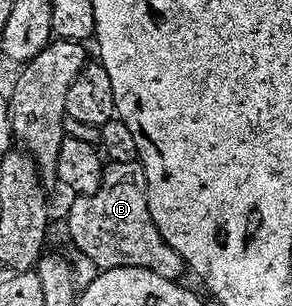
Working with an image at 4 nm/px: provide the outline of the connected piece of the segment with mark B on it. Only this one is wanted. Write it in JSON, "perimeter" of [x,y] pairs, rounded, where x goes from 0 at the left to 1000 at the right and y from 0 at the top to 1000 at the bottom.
{"perimeter":[[[370,526],[353,549],[346,614],[315,634],[260,634],[240,650],[243,676],[229,686],[223,735],[236,791],[271,814],[281,840],[318,850],[339,882],[373,876],[497,876],[510,889],[538,889],[538,902],[565,902],[603,915],[623,912],[634,895],[627,840],[616,837],[538,758],[538,732],[524,732],[524,706],[510,693],[503,650],[503,578],[497,549],[479,529],[387,529]]]}

